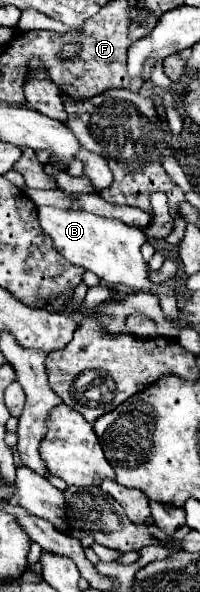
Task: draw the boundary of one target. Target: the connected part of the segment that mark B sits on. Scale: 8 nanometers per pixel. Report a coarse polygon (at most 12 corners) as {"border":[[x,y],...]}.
{"border":[[39,208],[65,260],[107,284],[157,292],[175,292],[147,280],[143,230],[85,210]]}

